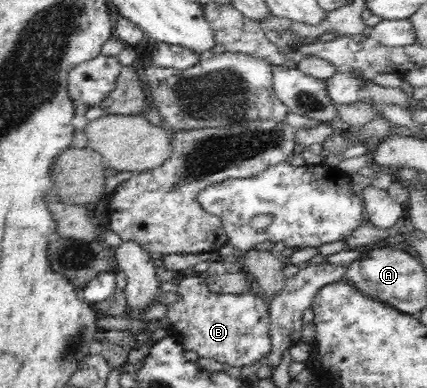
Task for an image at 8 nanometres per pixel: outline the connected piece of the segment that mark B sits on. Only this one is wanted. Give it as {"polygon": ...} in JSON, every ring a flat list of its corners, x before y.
{"polygon":[[186,274,177,284,177,300,167,306,167,318,174,333,174,339,184,351,196,352,200,358,211,358,229,366,251,366,262,361,271,350,269,307,266,299,245,290,237,294,217,294,206,283,205,275]]}

